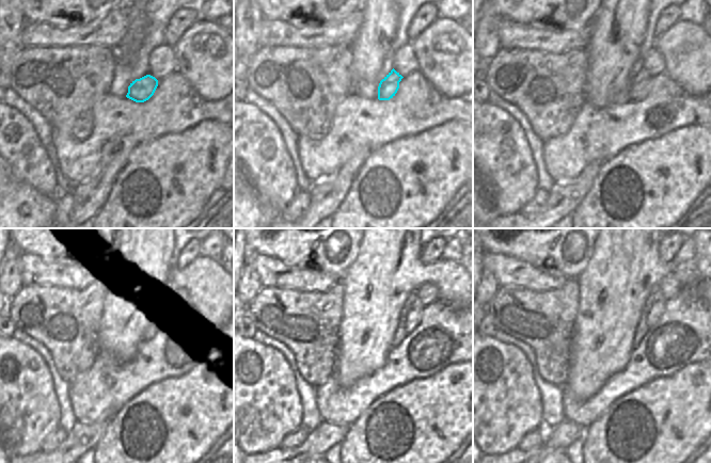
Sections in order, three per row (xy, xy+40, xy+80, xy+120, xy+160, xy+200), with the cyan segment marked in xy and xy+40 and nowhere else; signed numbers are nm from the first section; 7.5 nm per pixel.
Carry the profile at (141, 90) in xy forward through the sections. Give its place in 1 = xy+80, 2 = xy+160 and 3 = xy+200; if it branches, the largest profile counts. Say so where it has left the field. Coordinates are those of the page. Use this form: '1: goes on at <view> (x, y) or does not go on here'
1: goes on at xy+80 (638, 88)
2: goes on at xy+160 (415, 314)
3: goes on at xy+200 (659, 304)

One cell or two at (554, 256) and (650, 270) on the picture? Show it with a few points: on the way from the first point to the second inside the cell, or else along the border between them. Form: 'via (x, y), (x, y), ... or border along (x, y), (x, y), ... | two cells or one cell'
border along (596, 239), (585, 269), (575, 278) | two cells

